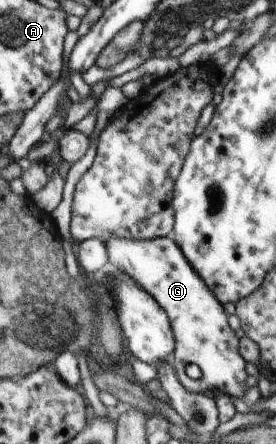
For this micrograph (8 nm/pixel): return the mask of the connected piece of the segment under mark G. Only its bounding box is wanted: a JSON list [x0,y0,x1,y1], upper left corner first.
[104,238,247,400]

